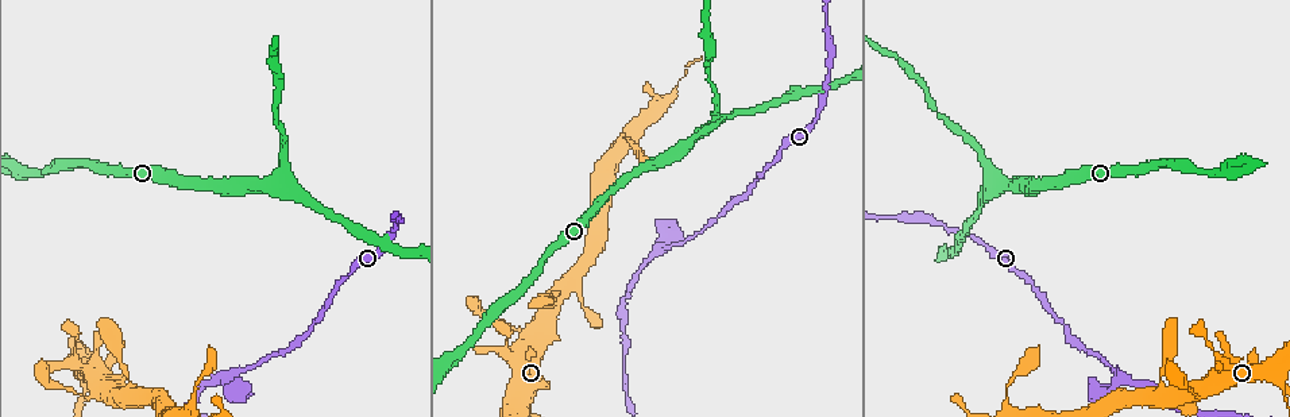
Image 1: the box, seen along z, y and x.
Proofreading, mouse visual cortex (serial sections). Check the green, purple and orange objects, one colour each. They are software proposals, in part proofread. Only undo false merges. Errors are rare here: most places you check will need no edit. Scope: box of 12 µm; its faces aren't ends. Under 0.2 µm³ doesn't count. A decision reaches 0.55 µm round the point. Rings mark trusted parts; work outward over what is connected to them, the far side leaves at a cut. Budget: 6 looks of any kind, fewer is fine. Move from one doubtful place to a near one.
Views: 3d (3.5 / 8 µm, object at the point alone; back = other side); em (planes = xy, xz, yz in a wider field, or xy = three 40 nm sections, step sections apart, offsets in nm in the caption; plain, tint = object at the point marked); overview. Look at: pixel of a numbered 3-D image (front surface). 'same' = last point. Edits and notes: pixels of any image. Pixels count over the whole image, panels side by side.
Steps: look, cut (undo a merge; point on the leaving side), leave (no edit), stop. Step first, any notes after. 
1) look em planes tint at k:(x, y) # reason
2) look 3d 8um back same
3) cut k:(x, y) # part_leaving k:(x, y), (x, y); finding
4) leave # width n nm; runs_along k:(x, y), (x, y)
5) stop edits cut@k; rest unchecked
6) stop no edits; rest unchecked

look 3d 3.5um at 1:(703, 128) # a fork

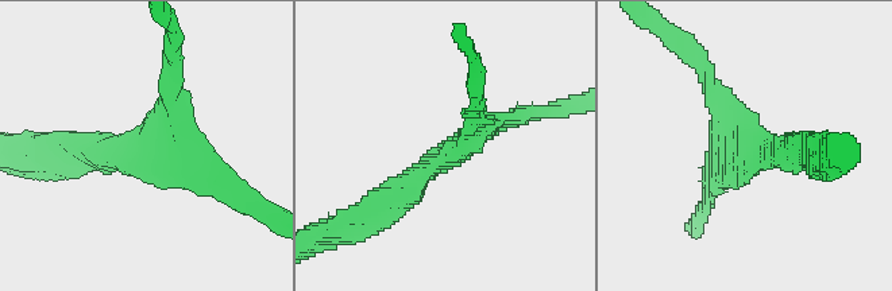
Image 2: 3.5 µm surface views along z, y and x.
look em planes tint at 2:(150, 152) # shape alone is not enough

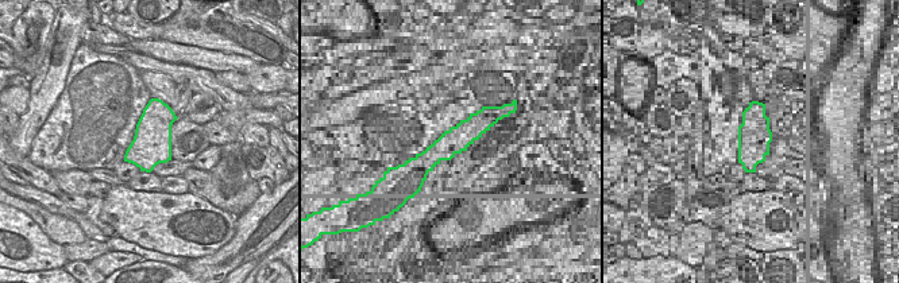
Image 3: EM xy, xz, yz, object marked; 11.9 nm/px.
leave # runs_along 2:(379, 213), (466, 140), (524, 113); all the same cell

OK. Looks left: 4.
look 3d 3.5um at 1:(665, 249) # abrupt turn

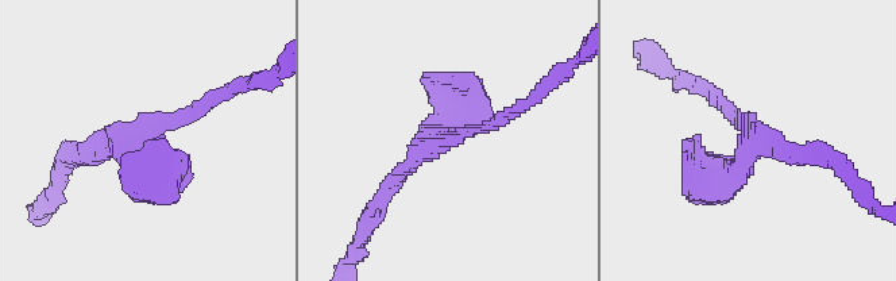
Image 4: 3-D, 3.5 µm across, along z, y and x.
look em xy step 2 tint at 4:(442, 139) # need the tissue

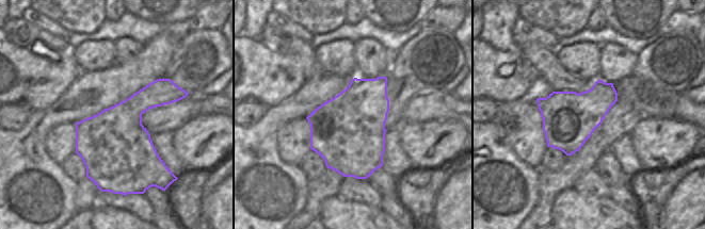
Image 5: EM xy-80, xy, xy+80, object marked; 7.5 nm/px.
leave # runs_along 4:(216, 96), (145, 130), (141, 170); one cell here

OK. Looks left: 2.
stop no edits; rest unchecked

